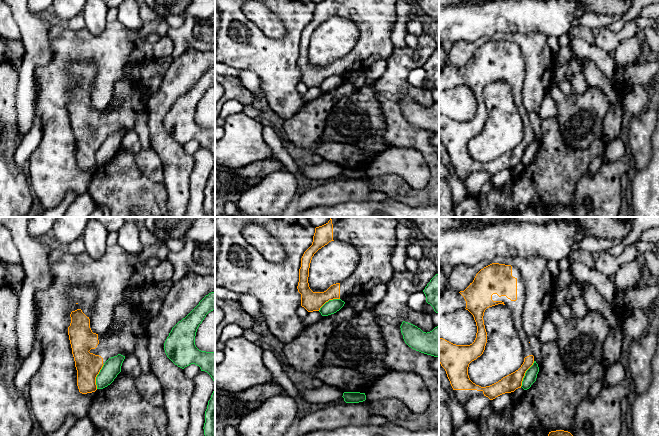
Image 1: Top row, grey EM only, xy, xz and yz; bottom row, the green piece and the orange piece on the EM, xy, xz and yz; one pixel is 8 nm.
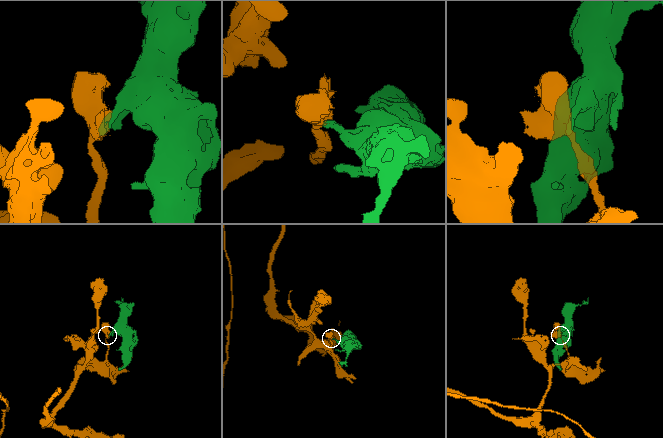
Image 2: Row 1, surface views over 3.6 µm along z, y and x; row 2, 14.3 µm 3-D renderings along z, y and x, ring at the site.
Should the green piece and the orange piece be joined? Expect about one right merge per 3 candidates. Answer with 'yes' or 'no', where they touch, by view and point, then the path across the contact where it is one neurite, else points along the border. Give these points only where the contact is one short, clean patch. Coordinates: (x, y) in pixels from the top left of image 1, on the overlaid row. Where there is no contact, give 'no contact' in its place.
no; meets green in yz at (525, 374); border along yz (534, 361), (526, 371), (520, 386)

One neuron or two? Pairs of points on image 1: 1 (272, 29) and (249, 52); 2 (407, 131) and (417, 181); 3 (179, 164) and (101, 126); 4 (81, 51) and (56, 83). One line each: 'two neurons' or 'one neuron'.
1: two neurons
2: two neurons
3: two neurons
4: one neuron

